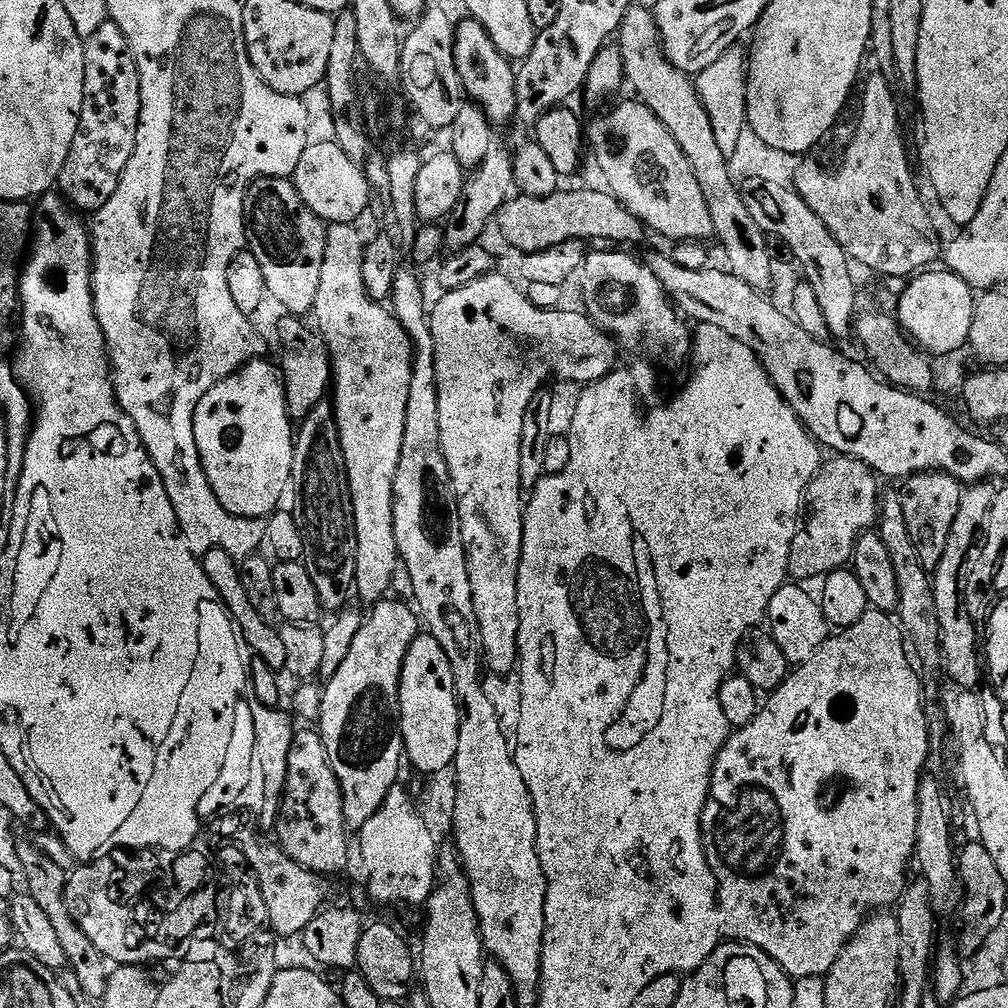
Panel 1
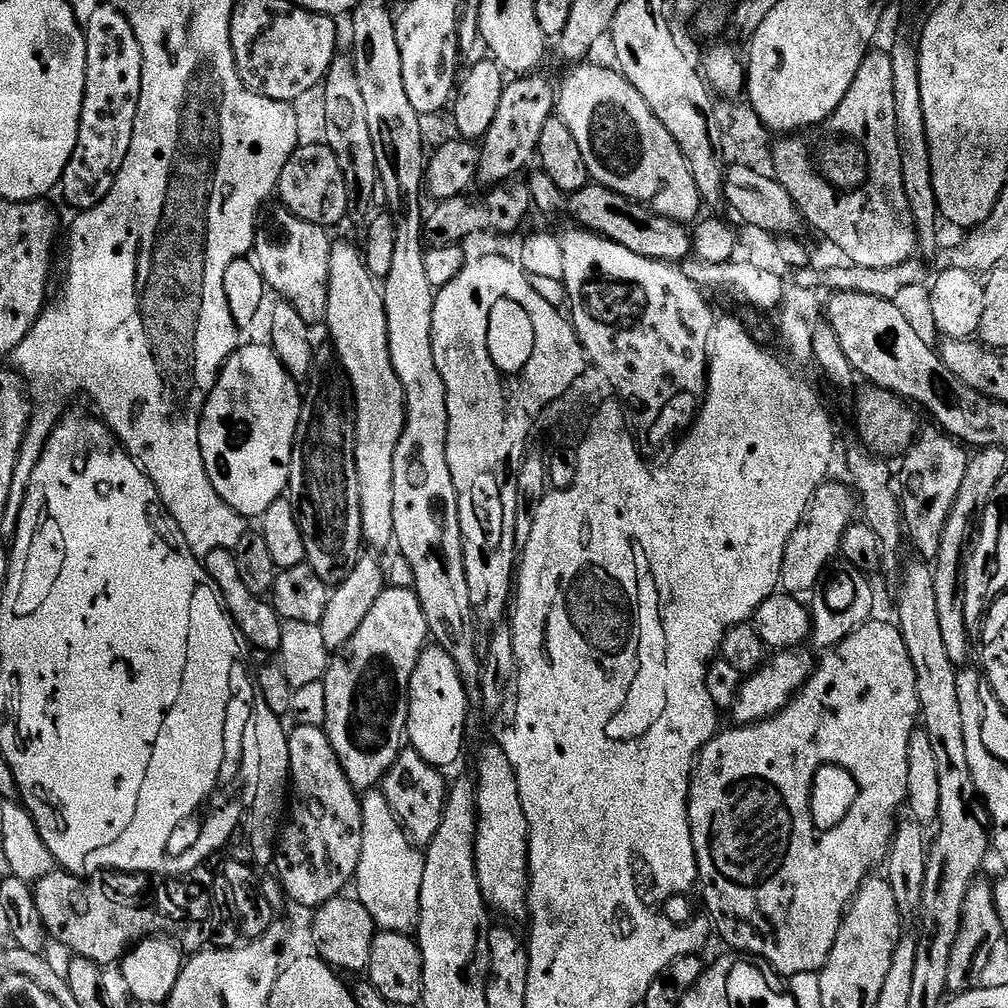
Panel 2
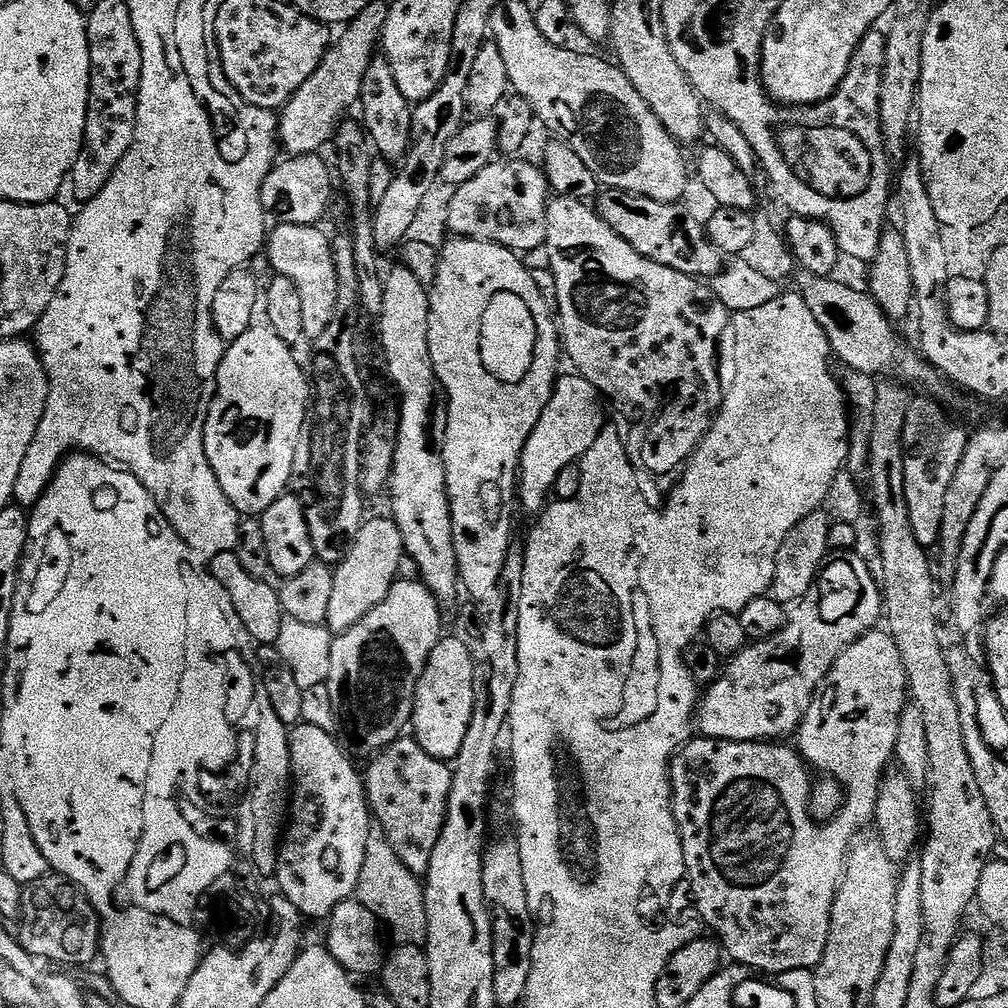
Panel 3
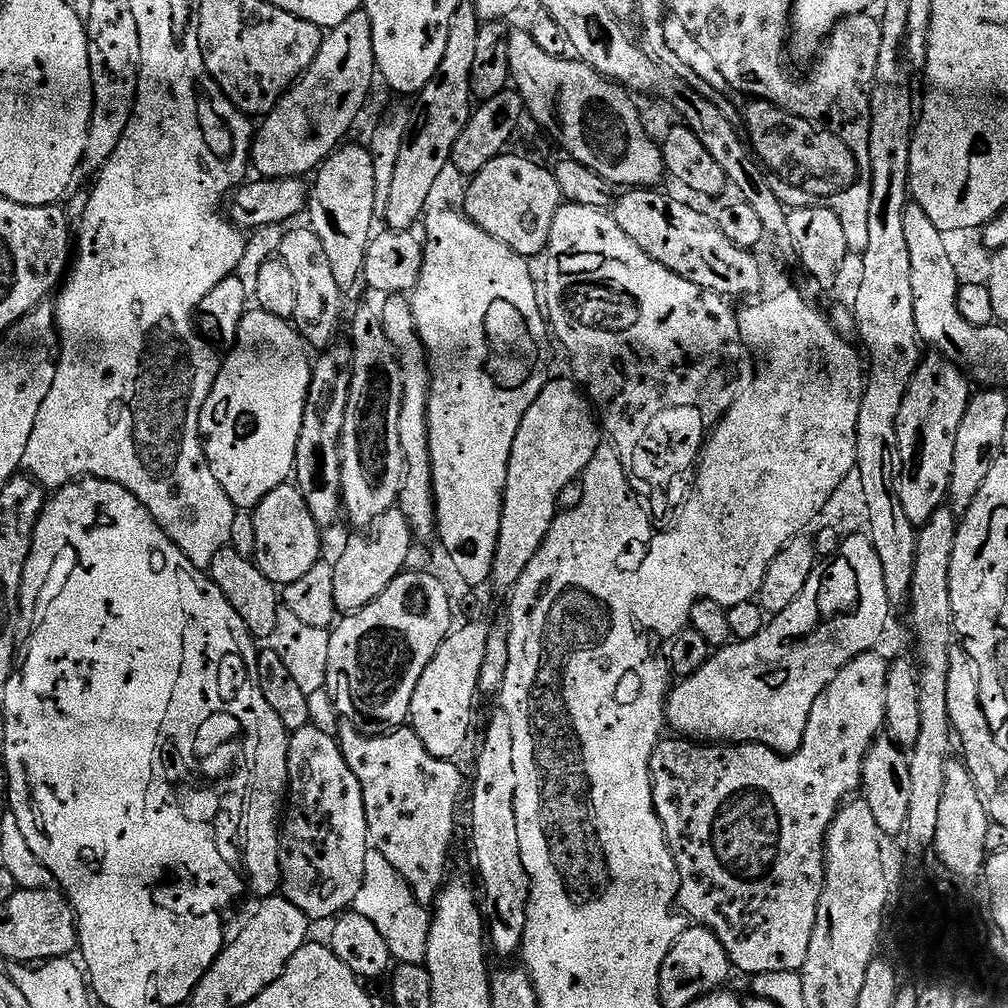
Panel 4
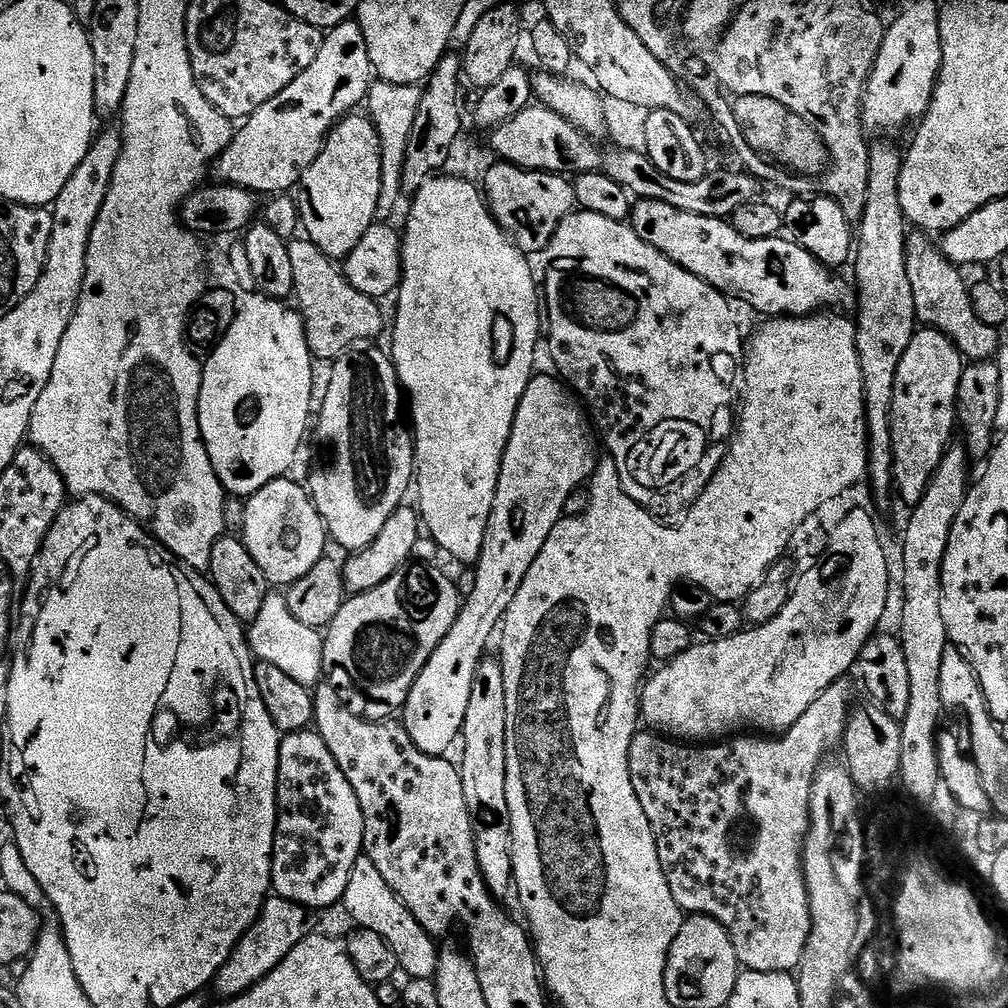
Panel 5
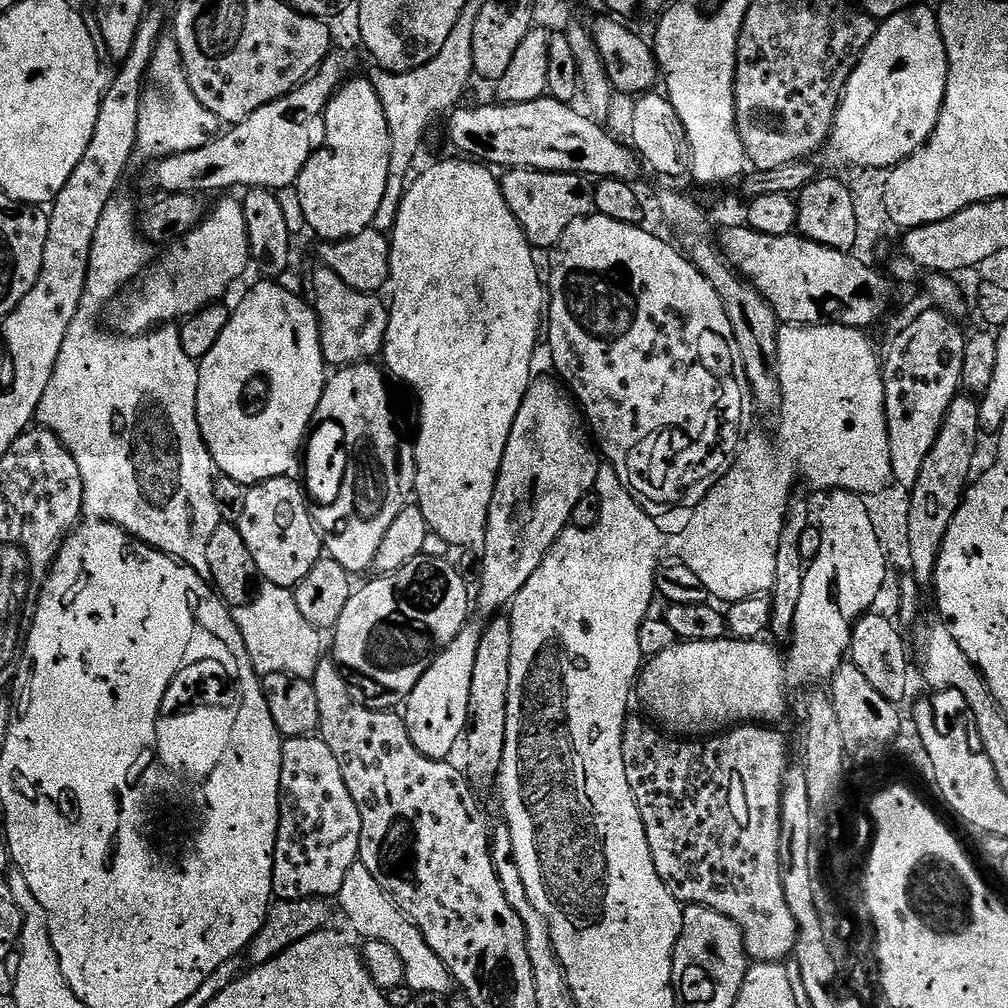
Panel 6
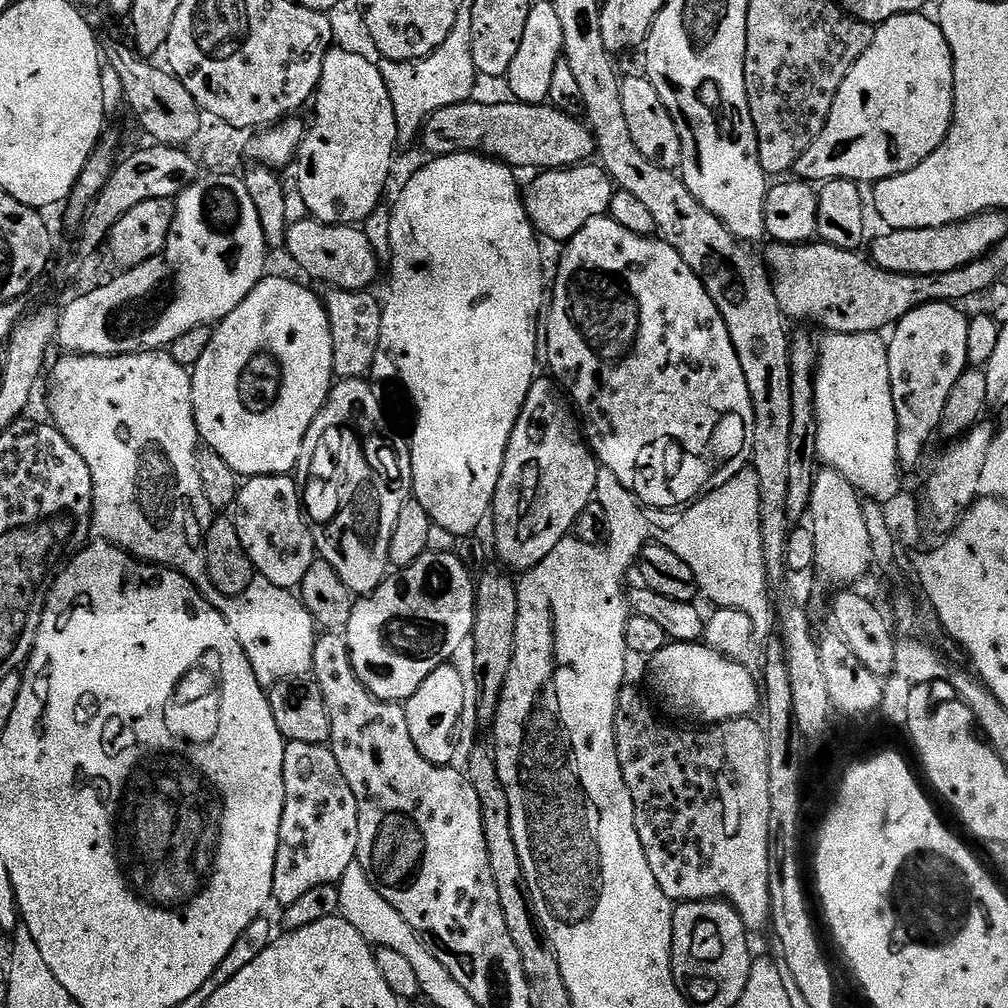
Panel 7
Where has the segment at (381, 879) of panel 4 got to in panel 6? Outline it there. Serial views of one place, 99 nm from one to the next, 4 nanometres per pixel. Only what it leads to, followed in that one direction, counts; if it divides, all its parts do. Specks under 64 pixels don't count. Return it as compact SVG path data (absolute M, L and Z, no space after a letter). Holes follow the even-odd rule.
M357 860L347 871L346 879L336 895L337 902L346 914L353 930L365 941L384 941L398 951L402 959L404 984L412 987L413 993L442 992L447 993L448 987L453 987L454 981L448 974L448 967L430 950L420 931L412 920L405 916L390 896L378 886L377 880L366 869L364 863Z

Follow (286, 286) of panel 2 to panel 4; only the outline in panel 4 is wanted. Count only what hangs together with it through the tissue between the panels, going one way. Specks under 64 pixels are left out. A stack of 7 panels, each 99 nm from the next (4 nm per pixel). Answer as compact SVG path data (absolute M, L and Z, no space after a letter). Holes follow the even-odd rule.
M311 227L288 230L282 238L278 253L279 259L290 269L294 282L298 282L298 310L294 317L294 327L305 345L323 350L333 343L336 331L340 328L340 319L344 316L346 293L334 282L334 270L330 270L330 258L322 250L322 242Z

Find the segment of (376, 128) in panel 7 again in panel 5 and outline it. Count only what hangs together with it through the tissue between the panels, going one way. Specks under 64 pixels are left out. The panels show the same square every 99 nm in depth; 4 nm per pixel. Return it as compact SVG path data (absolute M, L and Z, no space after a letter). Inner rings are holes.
M351 114L345 117L328 135L317 160L304 173L298 185L300 223L307 239L317 244L326 255L345 258L354 251L363 236L377 223L376 211L382 190L382 146L378 130L367 115Z

